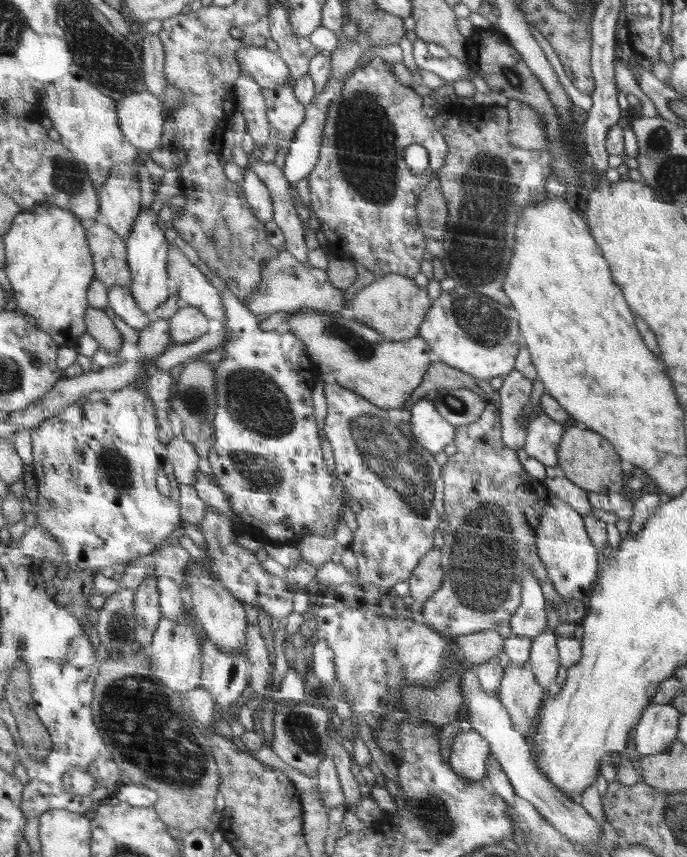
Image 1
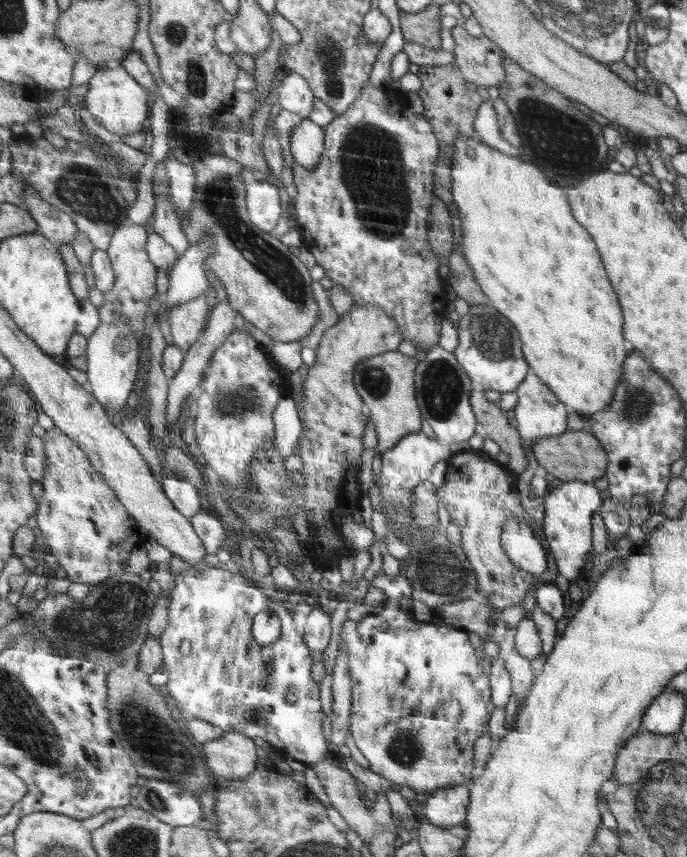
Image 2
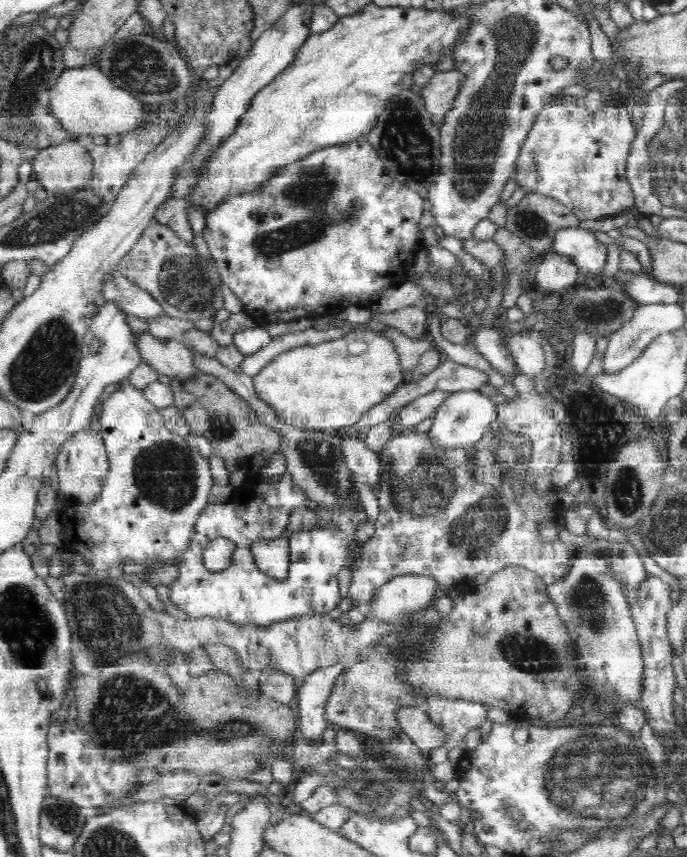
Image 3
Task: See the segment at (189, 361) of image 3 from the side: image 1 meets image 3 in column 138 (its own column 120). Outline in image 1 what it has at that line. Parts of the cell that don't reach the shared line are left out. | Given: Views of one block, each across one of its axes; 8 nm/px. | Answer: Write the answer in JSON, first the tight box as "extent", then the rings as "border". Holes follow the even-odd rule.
{"extent":[87,306,124,353],"border":[[[90,306],[87,312],[87,325],[89,333],[100,344],[100,348],[120,353],[124,346],[124,338],[114,320],[106,314],[104,309]]]}

